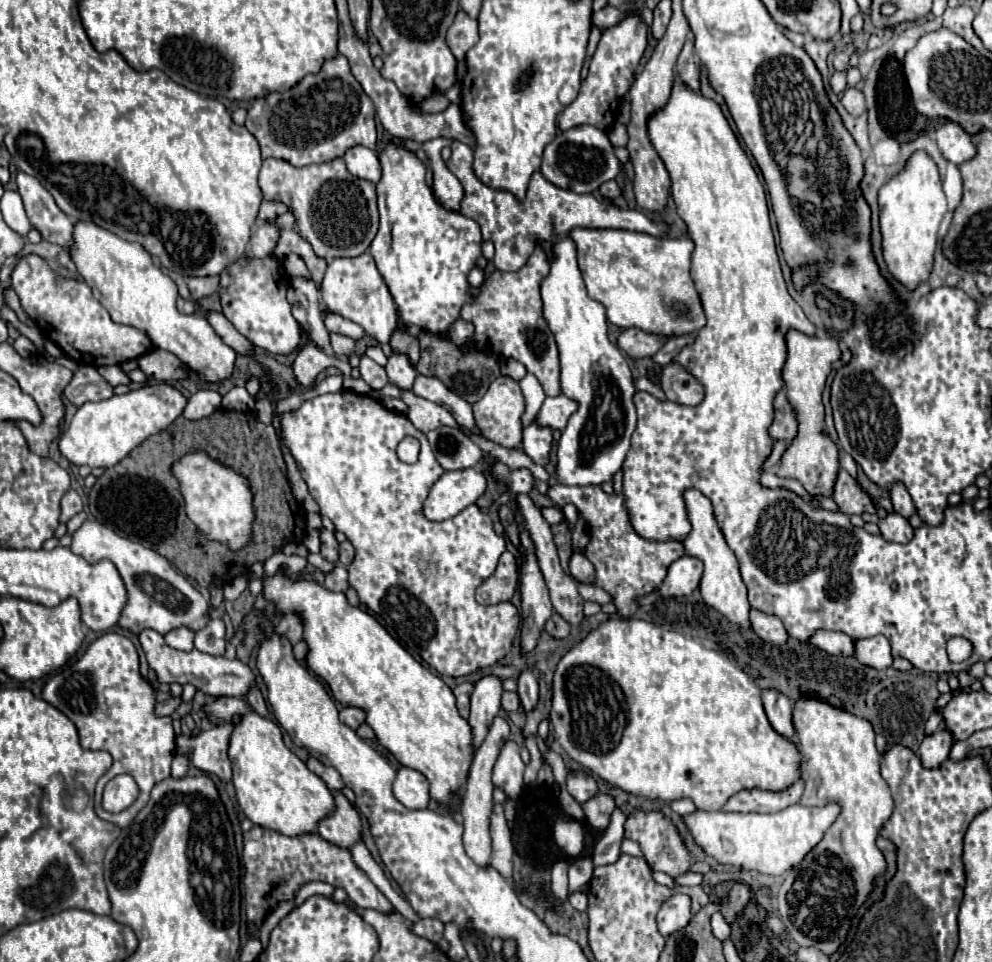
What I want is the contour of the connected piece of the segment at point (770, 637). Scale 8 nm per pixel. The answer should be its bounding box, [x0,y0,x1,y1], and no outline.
[750,608,788,646]

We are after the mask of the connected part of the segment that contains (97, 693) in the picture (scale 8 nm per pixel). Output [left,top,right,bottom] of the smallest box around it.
[42,632,176,828]

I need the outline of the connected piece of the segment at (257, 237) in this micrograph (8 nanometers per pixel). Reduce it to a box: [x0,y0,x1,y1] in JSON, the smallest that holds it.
[246,218,280,258]

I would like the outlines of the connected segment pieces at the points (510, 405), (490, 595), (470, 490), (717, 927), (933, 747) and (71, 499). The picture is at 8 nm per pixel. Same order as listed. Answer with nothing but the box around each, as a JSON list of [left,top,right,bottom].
[[474,376,524,448],[476,552,520,604],[424,470,486,520],[712,912,730,940],[918,728,952,768],[60,490,82,524]]

